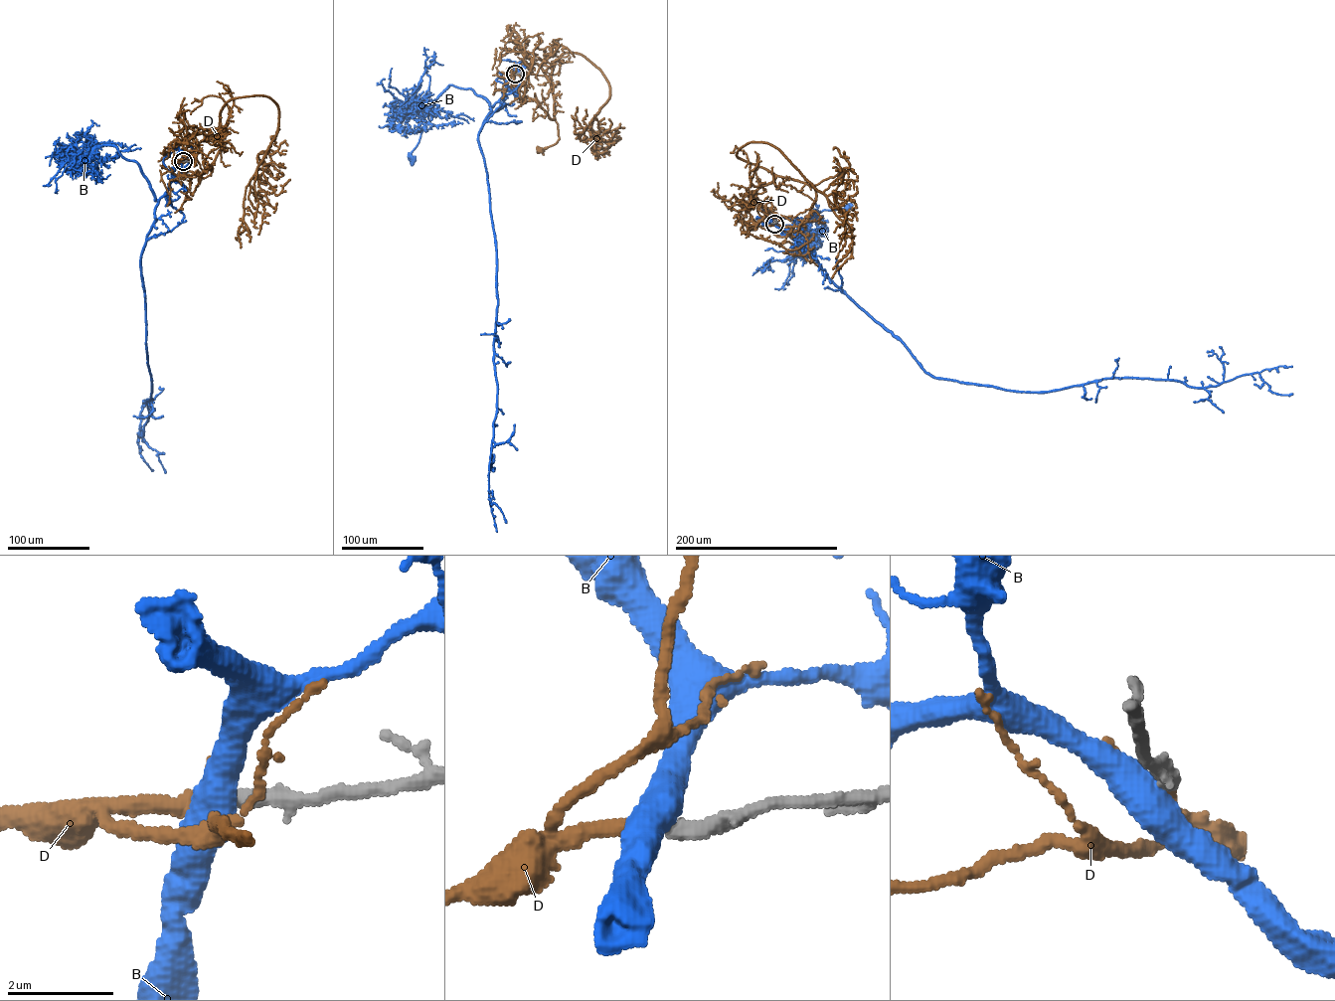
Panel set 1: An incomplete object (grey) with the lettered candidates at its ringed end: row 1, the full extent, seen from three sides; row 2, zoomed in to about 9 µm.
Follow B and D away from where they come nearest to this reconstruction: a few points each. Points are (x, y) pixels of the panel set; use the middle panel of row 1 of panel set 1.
B: (515, 74), (514, 88), (503, 92), (492, 105), (469, 88), (449, 85), (424, 115), (413, 159)
D: (515, 74), (506, 79), (507, 84), (522, 98), (534, 99), (558, 124), (559, 139), (540, 150)

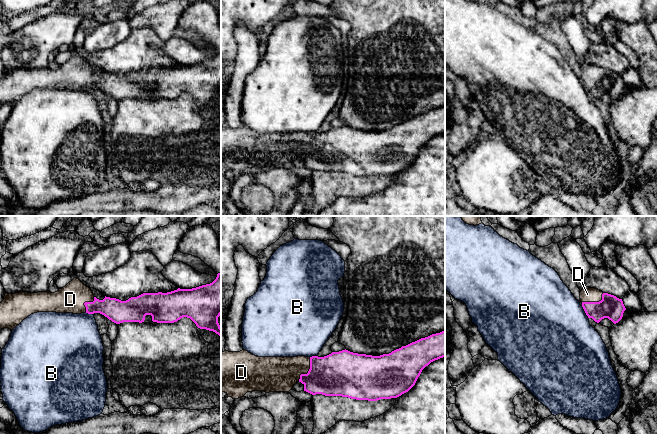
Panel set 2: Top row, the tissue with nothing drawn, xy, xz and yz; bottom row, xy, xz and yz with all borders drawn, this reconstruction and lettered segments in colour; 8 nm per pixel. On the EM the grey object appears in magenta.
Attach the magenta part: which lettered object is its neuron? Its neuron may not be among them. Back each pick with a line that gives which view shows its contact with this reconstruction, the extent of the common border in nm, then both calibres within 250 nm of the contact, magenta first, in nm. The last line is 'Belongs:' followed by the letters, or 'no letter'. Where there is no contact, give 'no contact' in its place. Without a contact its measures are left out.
D: meets magenta in xz; contact 220 nm long; 360 nm thick on the magenta side, 280 nm on the other
Belongs: D

